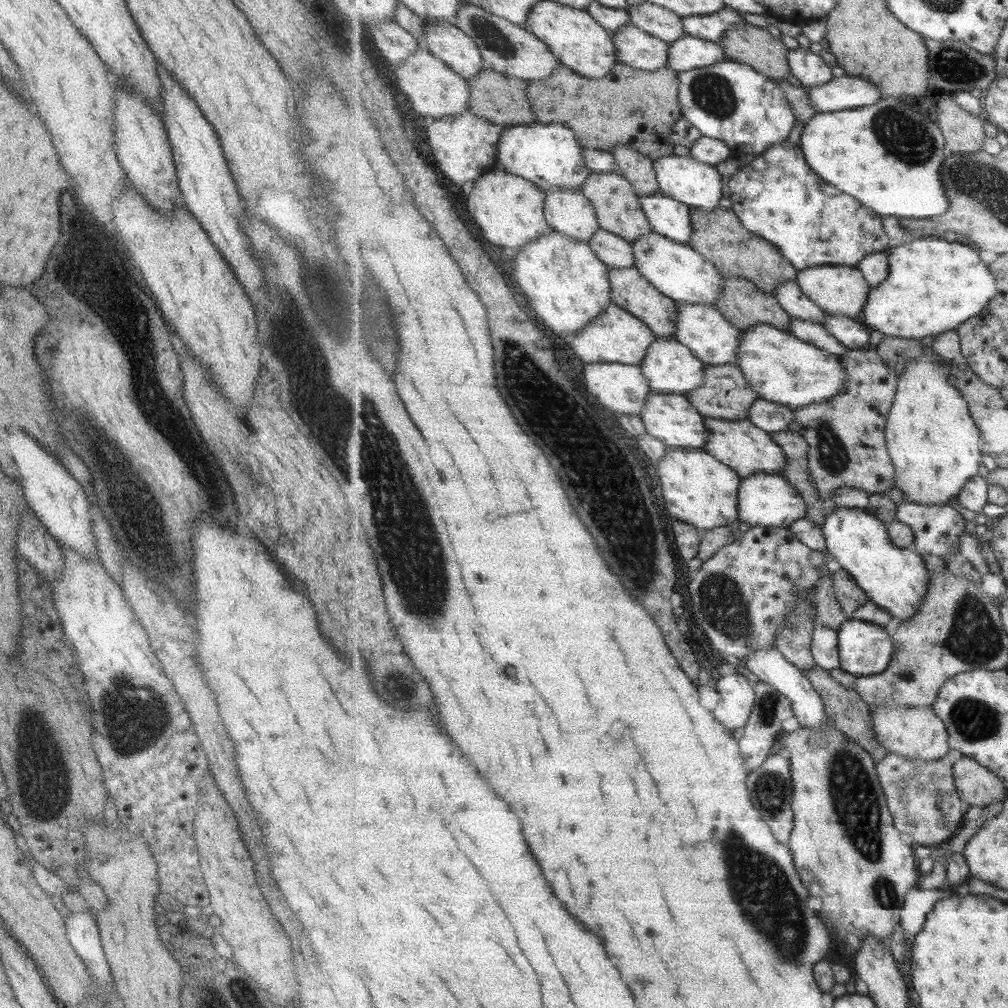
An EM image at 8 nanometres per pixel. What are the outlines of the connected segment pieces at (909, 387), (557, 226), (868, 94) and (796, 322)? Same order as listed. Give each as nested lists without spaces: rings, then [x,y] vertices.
[[[923,355],[919,358],[909,359],[906,362],[905,370],[902,372],[902,375],[899,376],[898,391],[895,395],[886,426],[886,439],[887,448],[891,454],[891,460],[893,460],[895,470],[897,470],[897,475],[895,475],[895,482],[897,482],[897,485],[895,485],[895,488],[901,491],[903,499],[906,500],[905,502],[933,506],[950,504],[951,500],[959,498],[959,494],[963,492],[965,484],[977,476],[977,472],[979,472],[979,468],[982,466],[982,458],[984,455],[981,448],[982,432],[970,413],[970,404],[967,402],[966,397],[963,396],[962,390],[959,387],[956,387],[954,376],[952,375],[954,372],[952,370],[954,370],[954,366],[951,363],[946,363],[935,357]]]
[[[563,187],[546,193],[545,209],[552,230],[580,241],[589,242],[600,229],[594,204],[579,189]]]
[[[847,74],[806,91],[817,113],[857,110],[873,106],[883,98],[876,84]]]
[[[790,318],[790,330],[807,344],[815,345],[817,348],[826,350],[831,354],[842,356],[849,348],[843,346],[822,324],[812,323],[800,318]]]

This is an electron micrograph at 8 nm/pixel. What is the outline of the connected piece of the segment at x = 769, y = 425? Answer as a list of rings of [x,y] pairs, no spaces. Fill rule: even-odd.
[[[757,399],[750,408],[748,418],[755,426],[766,430],[767,432],[787,431],[789,422],[794,420],[794,409],[783,403],[771,402],[765,399]]]

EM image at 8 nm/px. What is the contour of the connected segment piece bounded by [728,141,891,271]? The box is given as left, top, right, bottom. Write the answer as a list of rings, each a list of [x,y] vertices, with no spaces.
[[[783,141],[781,144],[771,145],[767,150],[763,151],[762,155],[756,155],[754,160],[742,169],[736,171],[728,182],[730,190],[731,208],[737,213],[737,216],[742,220],[743,226],[749,230],[749,232],[755,233],[757,236],[768,240],[775,244],[776,248],[783,253],[790,263],[798,268],[799,271],[821,265],[839,265],[848,267],[857,267],[862,262],[863,258],[871,256],[871,254],[877,254],[884,252],[891,242],[890,234],[883,228],[882,216],[875,212],[872,208],[867,208],[860,200],[857,200],[854,196],[839,190],[835,185],[829,184],[822,176],[819,176],[815,172],[815,169],[810,167],[807,162],[805,153],[799,145],[793,145],[791,142]]]

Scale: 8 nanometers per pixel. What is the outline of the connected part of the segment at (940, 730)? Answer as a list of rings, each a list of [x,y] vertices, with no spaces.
[[[889,705],[870,706],[875,735],[880,744],[889,753],[899,753],[913,760],[934,761],[943,758],[951,752],[950,734],[942,718],[933,707],[907,707],[899,705],[891,708]]]

